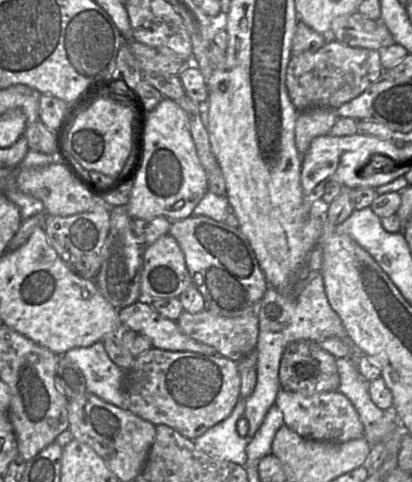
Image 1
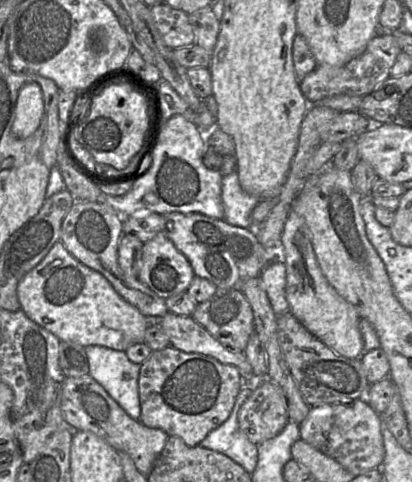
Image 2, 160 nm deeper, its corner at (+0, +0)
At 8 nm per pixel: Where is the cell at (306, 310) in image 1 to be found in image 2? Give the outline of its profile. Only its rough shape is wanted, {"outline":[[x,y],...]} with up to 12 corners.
{"outline":[[270,262],[260,276],[275,315],[289,312],[286,265]]}

